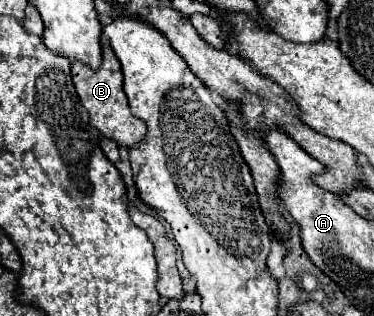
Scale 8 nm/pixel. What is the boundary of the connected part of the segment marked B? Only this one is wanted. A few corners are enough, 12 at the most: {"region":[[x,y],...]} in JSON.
{"region":[[103,47],[99,71],[73,61],[91,125],[123,149],[145,139],[131,115],[121,63]]}

